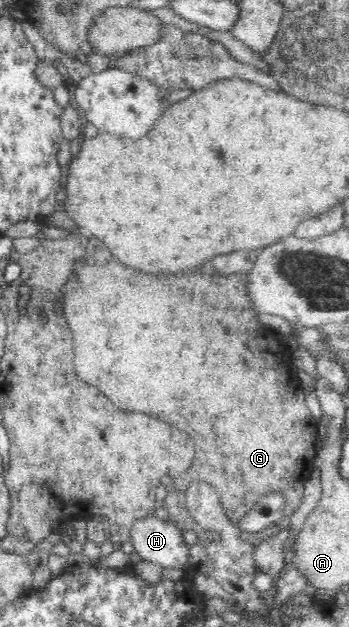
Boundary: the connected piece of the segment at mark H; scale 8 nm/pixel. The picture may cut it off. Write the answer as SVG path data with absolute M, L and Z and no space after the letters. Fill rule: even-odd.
M153 514L136 520L128 532L127 539L133 543L133 548L141 556L141 560L155 562L165 569L182 568L187 563L190 549L182 532L183 530L175 526L170 519L160 519Z

